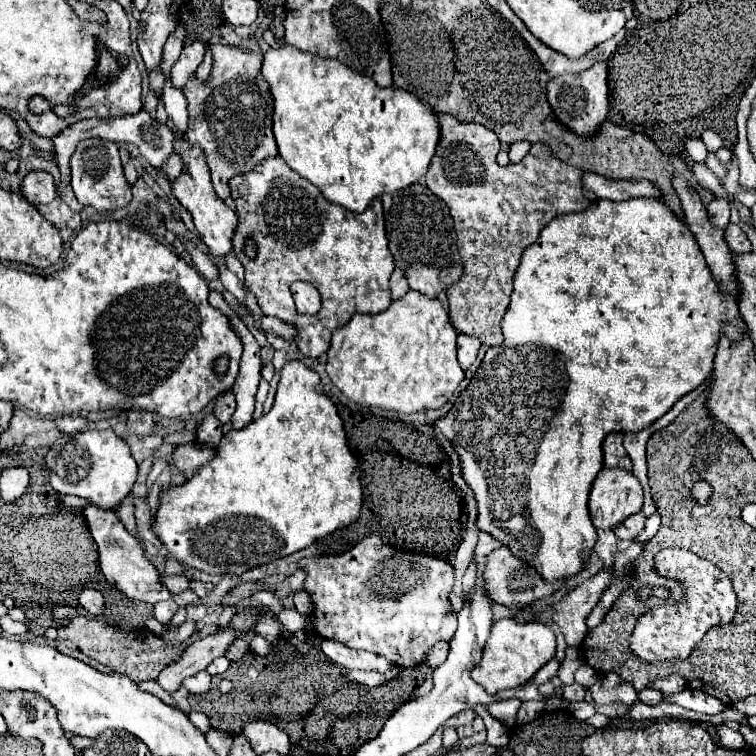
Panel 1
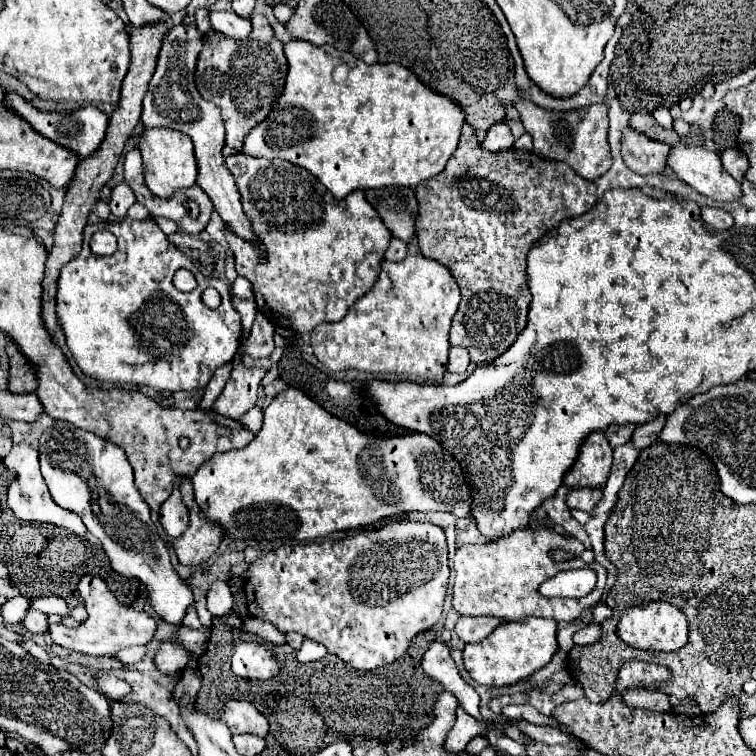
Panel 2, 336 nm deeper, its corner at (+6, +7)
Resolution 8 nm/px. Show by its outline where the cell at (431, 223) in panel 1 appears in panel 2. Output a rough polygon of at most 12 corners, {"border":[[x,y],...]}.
{"border":[[411,188],[365,190],[393,236],[415,236],[417,200]]}

